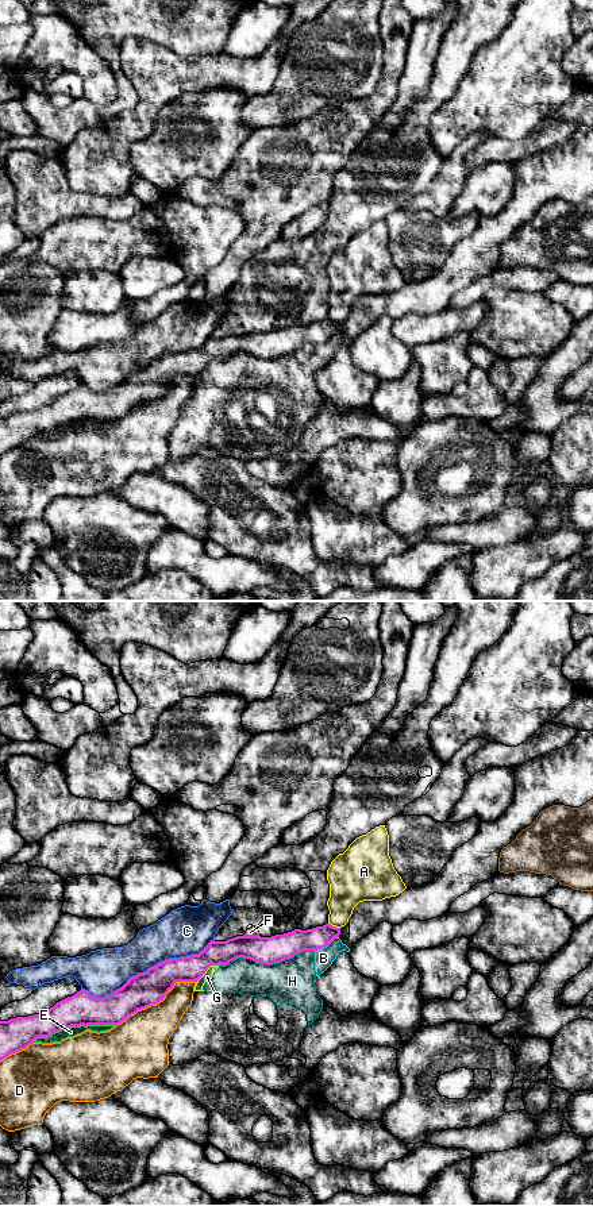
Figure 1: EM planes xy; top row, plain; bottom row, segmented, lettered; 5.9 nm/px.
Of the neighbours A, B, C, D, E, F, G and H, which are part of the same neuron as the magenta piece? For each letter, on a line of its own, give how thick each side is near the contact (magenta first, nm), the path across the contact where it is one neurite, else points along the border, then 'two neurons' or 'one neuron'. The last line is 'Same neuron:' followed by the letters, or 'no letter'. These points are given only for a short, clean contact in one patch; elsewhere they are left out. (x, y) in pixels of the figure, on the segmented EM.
A: calibres 140 and 220 nm; border xy (328, 923), (339, 928); two neurons
B: calibres 150 and 110 nm; border xy (338, 936), (315, 951); two neurons
C: calibres 200 and 260 nm; two neurons
D: calibres 200 and 300 nm; two neurons
E: calibres 190 and 60 nm; two neurons
F: calibres 160 and 50 nm; two neurons
G: calibres 160 and 60 nm; border xy (218, 964), (212, 964), (196, 981); two neurons
H: calibres 160 and 280 nm; two neurons
Same neuron: no letter

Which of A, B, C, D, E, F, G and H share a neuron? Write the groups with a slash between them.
A / B G H / C / D / E / F

